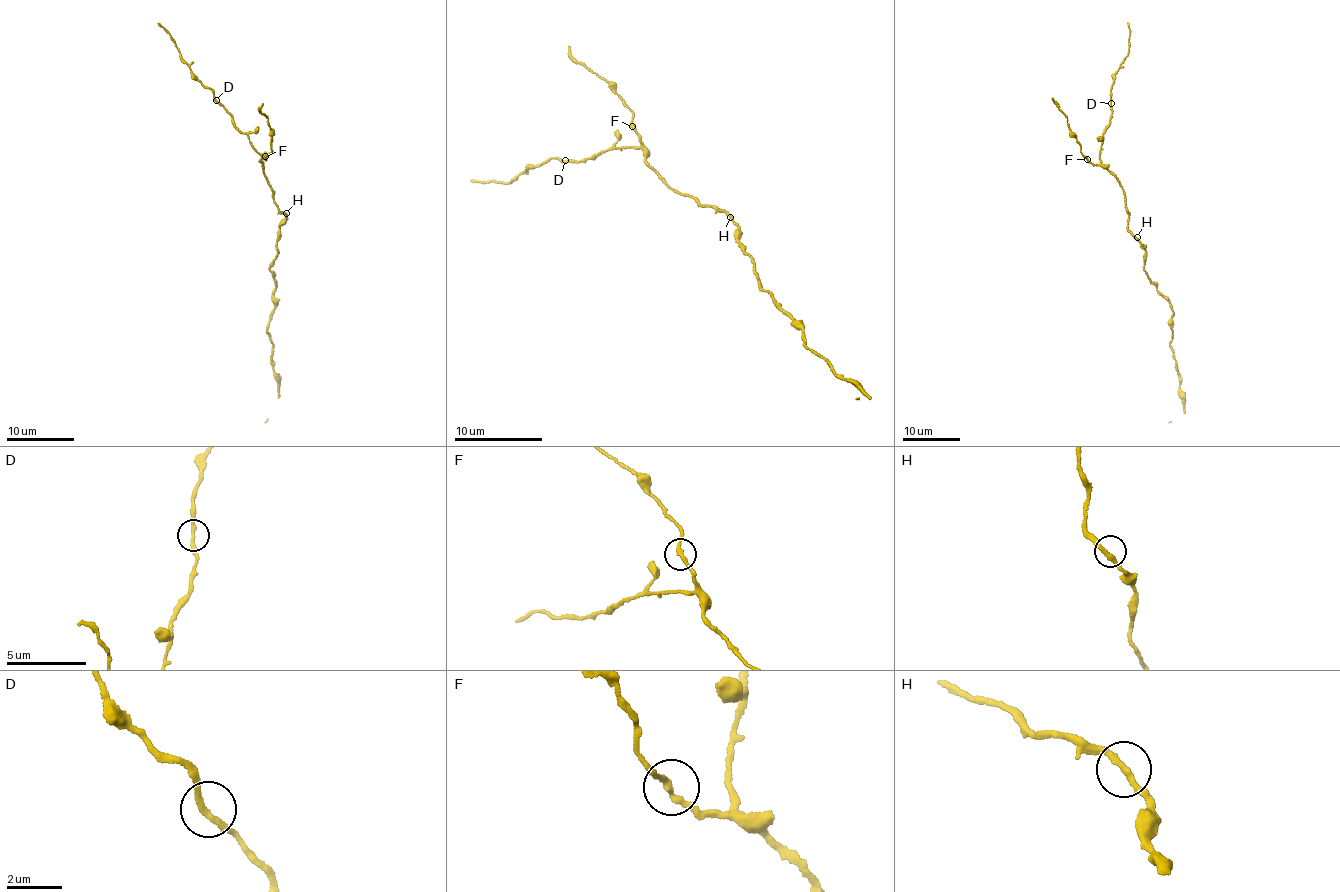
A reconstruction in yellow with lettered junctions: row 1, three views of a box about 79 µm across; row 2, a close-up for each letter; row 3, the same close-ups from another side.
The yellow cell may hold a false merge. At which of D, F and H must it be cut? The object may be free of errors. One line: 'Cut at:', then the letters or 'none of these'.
Cut at: none of these

